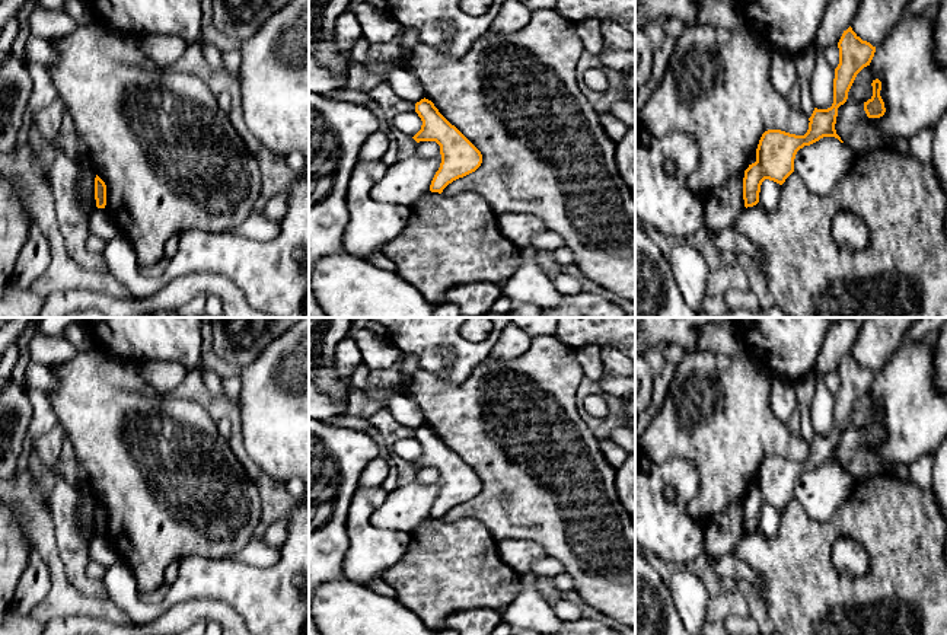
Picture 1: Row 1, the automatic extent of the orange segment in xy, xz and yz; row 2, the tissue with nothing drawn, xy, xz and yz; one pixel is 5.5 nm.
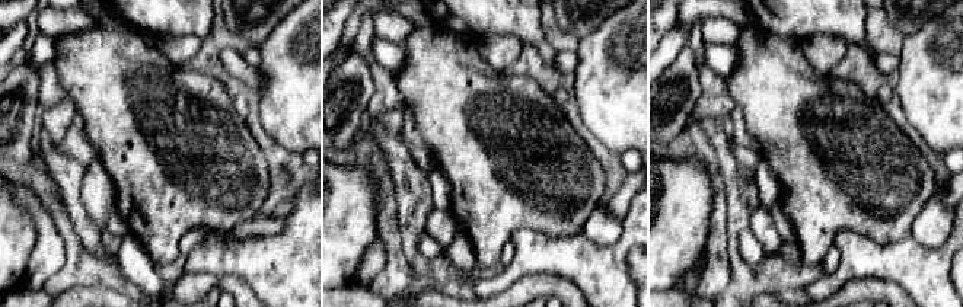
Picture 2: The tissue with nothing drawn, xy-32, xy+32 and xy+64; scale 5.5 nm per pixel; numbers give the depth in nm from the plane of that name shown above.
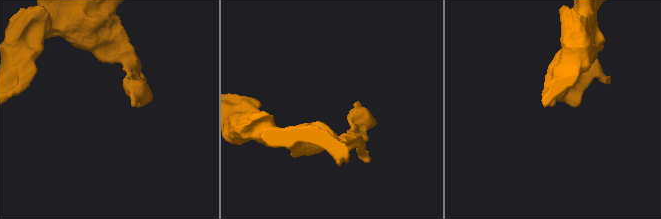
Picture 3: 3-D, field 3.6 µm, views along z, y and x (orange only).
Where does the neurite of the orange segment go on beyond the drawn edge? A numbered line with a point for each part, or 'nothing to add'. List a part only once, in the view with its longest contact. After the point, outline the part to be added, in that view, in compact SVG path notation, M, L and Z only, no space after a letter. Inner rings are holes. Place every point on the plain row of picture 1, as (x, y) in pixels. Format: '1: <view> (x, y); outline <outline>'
nothing to add

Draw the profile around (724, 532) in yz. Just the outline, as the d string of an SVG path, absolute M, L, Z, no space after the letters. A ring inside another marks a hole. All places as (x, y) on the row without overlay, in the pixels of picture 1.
M744 500L731 502L705 529L705 546L711 556L734 555L744 535L743 504Z

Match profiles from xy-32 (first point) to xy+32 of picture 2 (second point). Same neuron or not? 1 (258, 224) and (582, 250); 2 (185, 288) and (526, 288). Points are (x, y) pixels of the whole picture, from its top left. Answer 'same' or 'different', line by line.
1: different
2: same

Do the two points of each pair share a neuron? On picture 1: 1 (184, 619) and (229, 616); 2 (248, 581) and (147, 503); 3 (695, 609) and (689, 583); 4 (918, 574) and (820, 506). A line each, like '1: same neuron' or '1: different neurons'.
1: same neuron
2: different neurons
3: same neuron
4: different neurons

